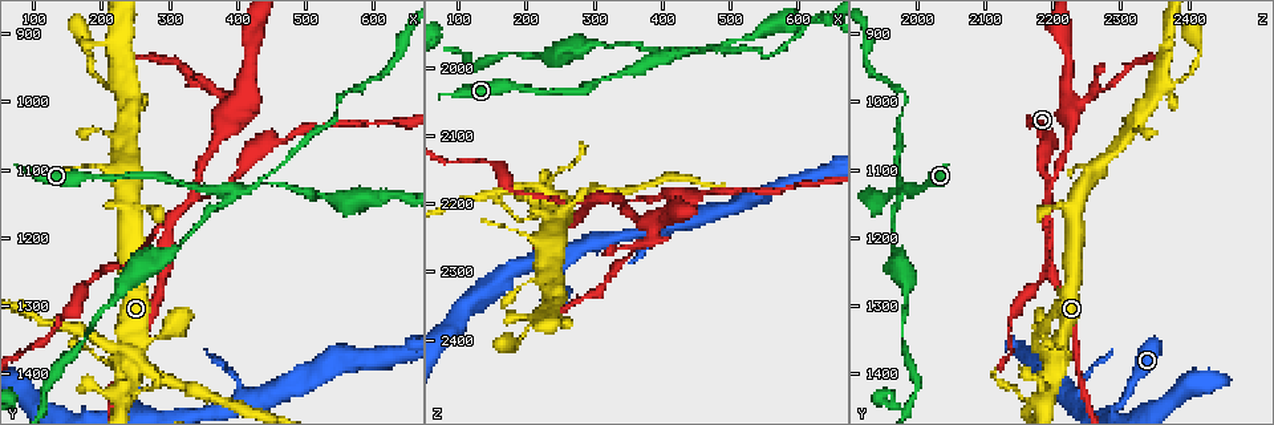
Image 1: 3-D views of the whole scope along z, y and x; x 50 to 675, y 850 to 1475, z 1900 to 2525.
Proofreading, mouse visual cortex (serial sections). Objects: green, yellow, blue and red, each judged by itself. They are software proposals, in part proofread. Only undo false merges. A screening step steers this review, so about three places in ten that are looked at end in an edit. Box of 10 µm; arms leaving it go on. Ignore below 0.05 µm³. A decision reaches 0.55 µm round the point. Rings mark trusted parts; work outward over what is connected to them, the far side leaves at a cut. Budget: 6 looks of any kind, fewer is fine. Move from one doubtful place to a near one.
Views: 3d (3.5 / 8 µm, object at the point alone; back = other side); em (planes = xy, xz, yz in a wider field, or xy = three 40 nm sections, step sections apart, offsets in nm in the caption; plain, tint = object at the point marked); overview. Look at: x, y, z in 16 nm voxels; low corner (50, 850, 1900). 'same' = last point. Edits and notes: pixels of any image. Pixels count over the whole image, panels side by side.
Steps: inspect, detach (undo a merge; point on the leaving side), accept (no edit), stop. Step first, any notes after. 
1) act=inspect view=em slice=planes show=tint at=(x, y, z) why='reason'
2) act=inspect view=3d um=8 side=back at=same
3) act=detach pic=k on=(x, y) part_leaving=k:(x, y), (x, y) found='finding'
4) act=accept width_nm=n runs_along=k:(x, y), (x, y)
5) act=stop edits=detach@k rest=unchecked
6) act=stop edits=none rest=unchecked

act=inspect view=3d um=3.5 side=back at=(435, 1115, 1980)

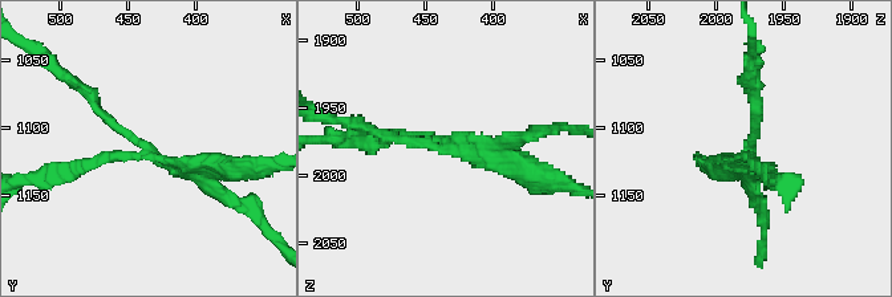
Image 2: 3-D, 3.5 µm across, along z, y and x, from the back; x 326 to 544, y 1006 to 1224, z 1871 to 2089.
act=inspect view=em slice=xy step=3 show=tint at=(434, 1116, 1976) arms=3 arm_widths_nm=150,150,200 why='now the EM'

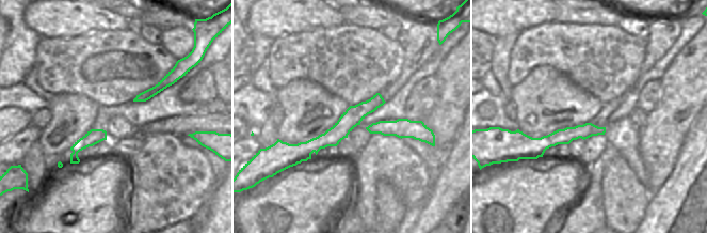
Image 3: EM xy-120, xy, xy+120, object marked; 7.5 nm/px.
act=detach pic=2 on=(252, 204) width_nm=150 part_leaving=2:(205, 178), (242, 202), (278, 243) found='a second cell is stuck on'

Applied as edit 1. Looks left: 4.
act=inspect view=overview

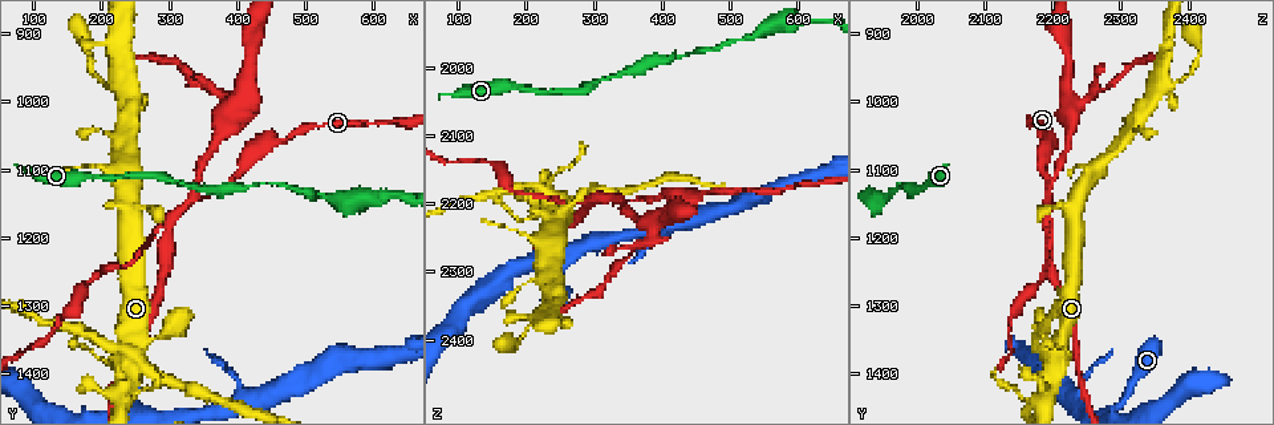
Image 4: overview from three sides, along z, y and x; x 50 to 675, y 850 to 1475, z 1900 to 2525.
act=inspect view=3d um=8 at=(340, 1145, 2195) why='narrows sharply'

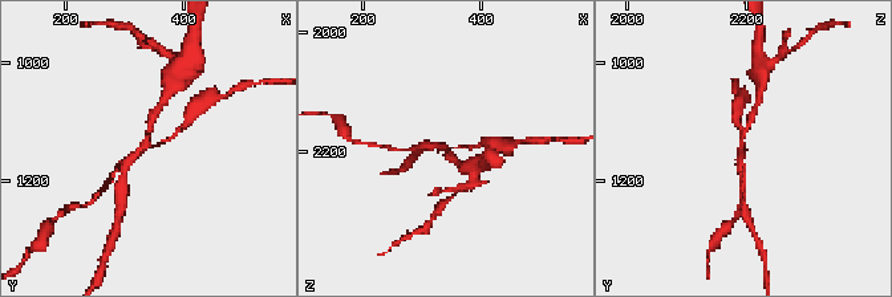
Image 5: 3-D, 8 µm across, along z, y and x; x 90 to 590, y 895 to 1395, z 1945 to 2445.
act=inspect view=3d um=3.5 side=back at=same

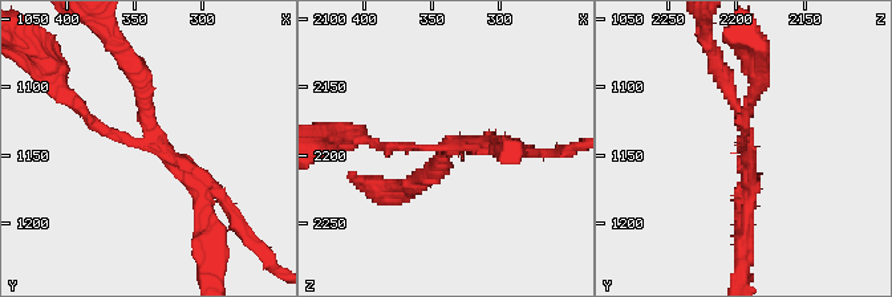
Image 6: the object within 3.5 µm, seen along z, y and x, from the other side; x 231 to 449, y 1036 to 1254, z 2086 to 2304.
act=inspect view=em slice=planes show=tint at=(340, 1140, 2194) arms=3 arm_widths_nm=150,200,200 why='shape alone is not enough'

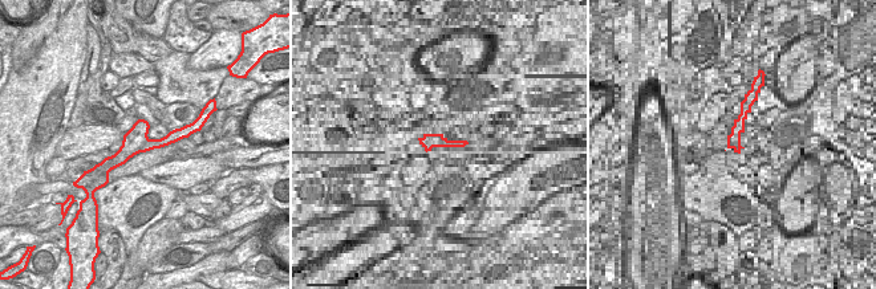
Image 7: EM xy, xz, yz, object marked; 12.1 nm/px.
act=detach pic=6 on=(134, 59) part_leaving=6:(145, 96), (125, 51), (112, 35) found='two cells meet here'

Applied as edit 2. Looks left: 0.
act=stop edits=detach@2,detach@6 rest=unchecked

